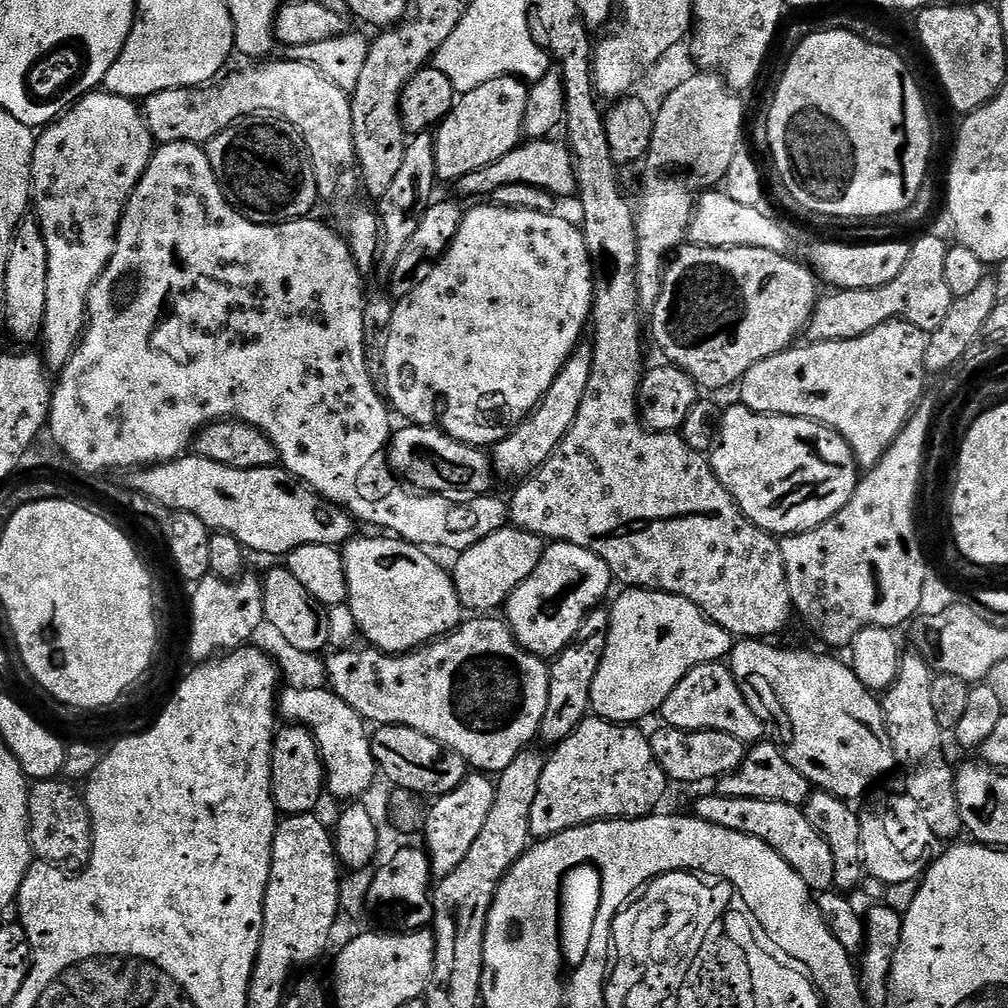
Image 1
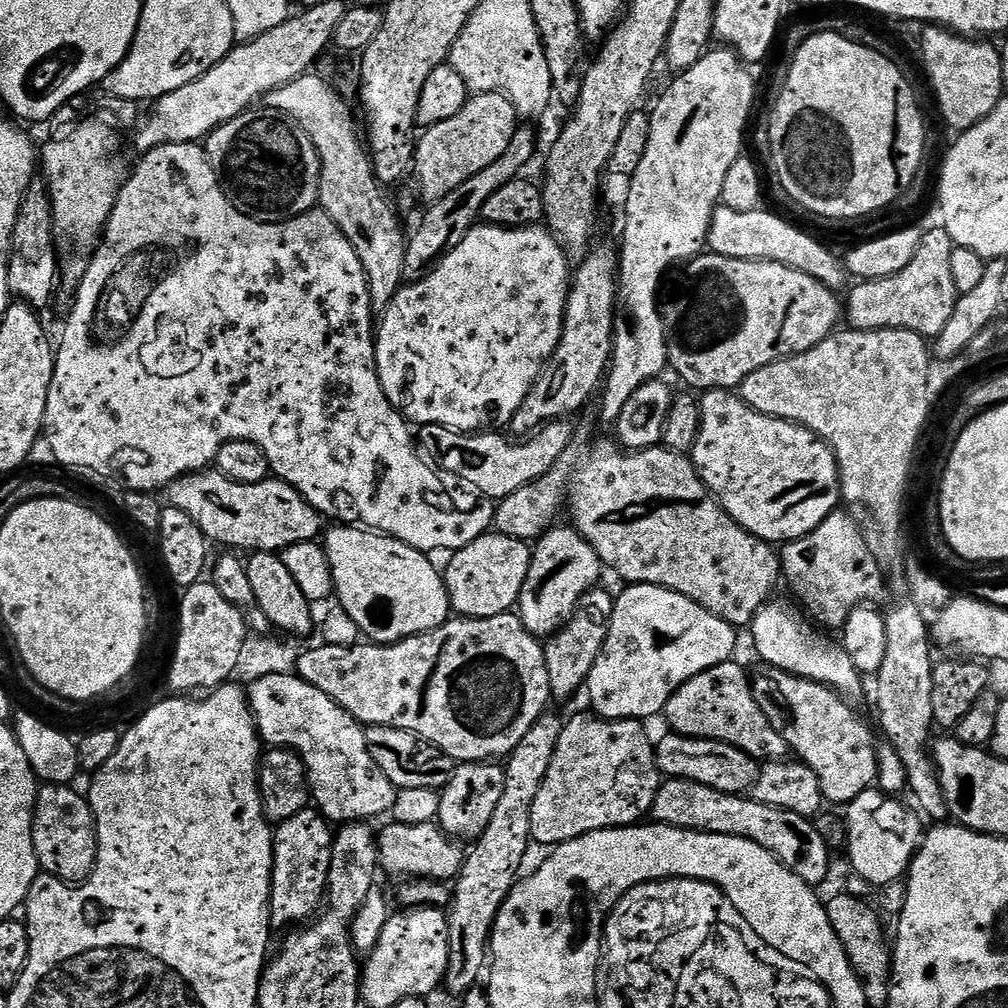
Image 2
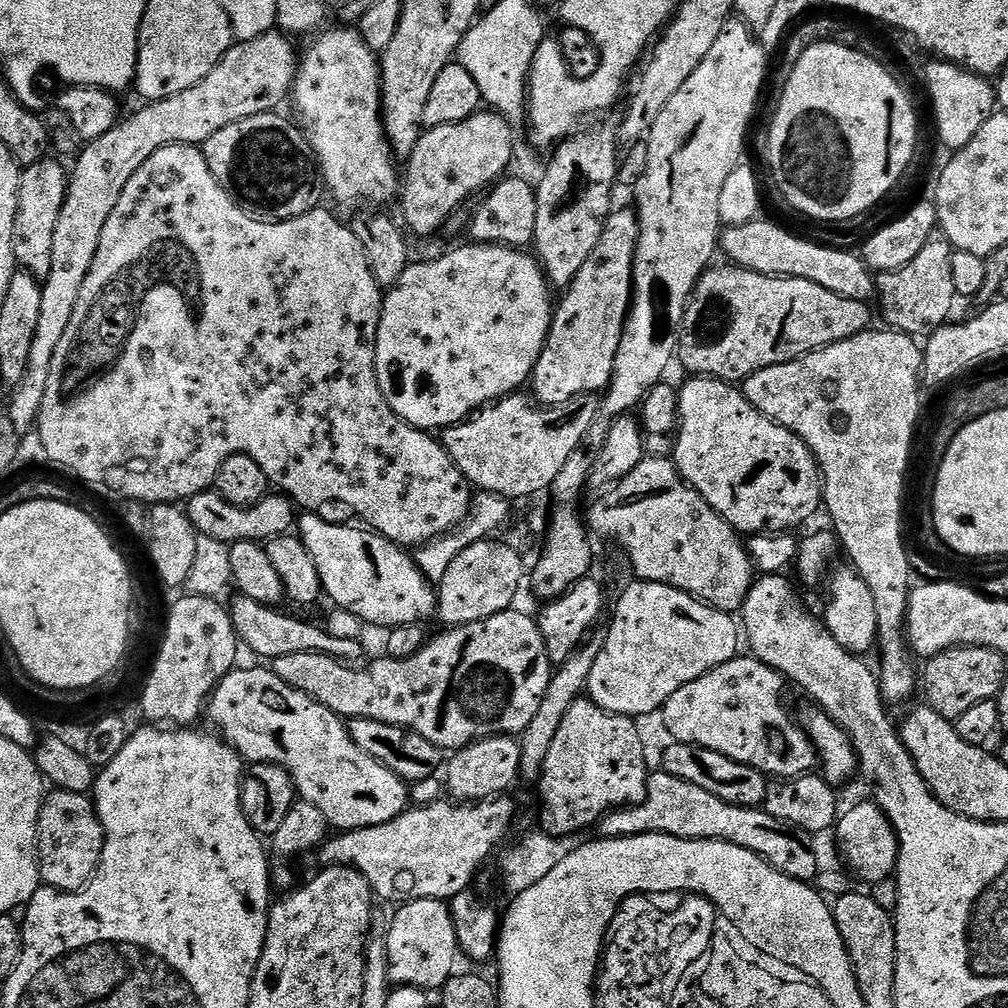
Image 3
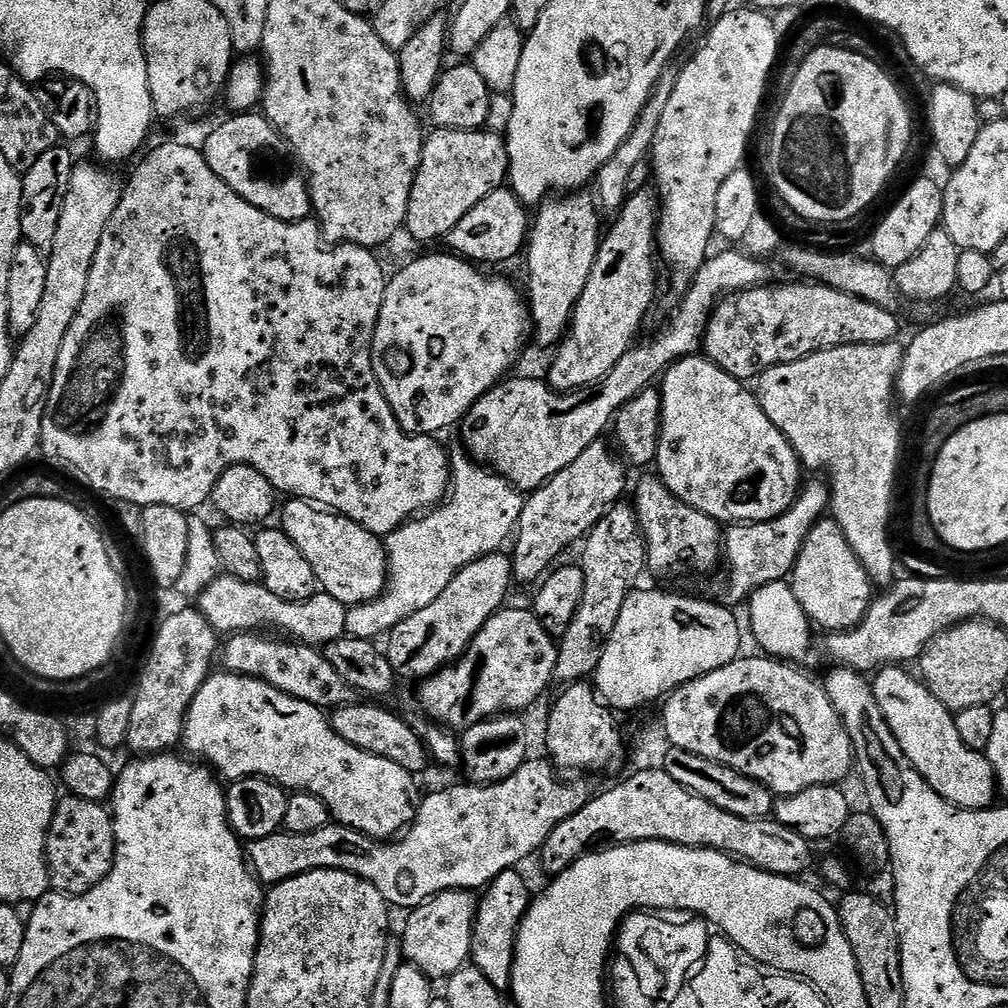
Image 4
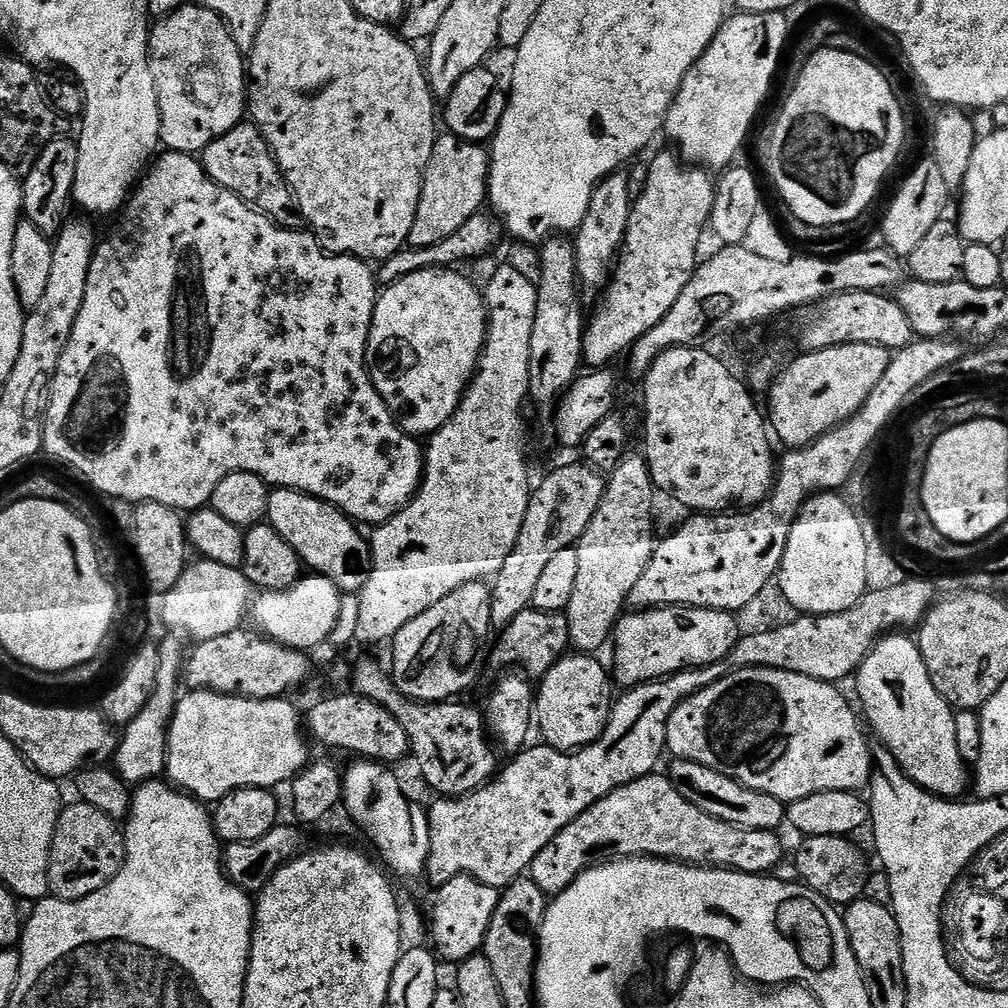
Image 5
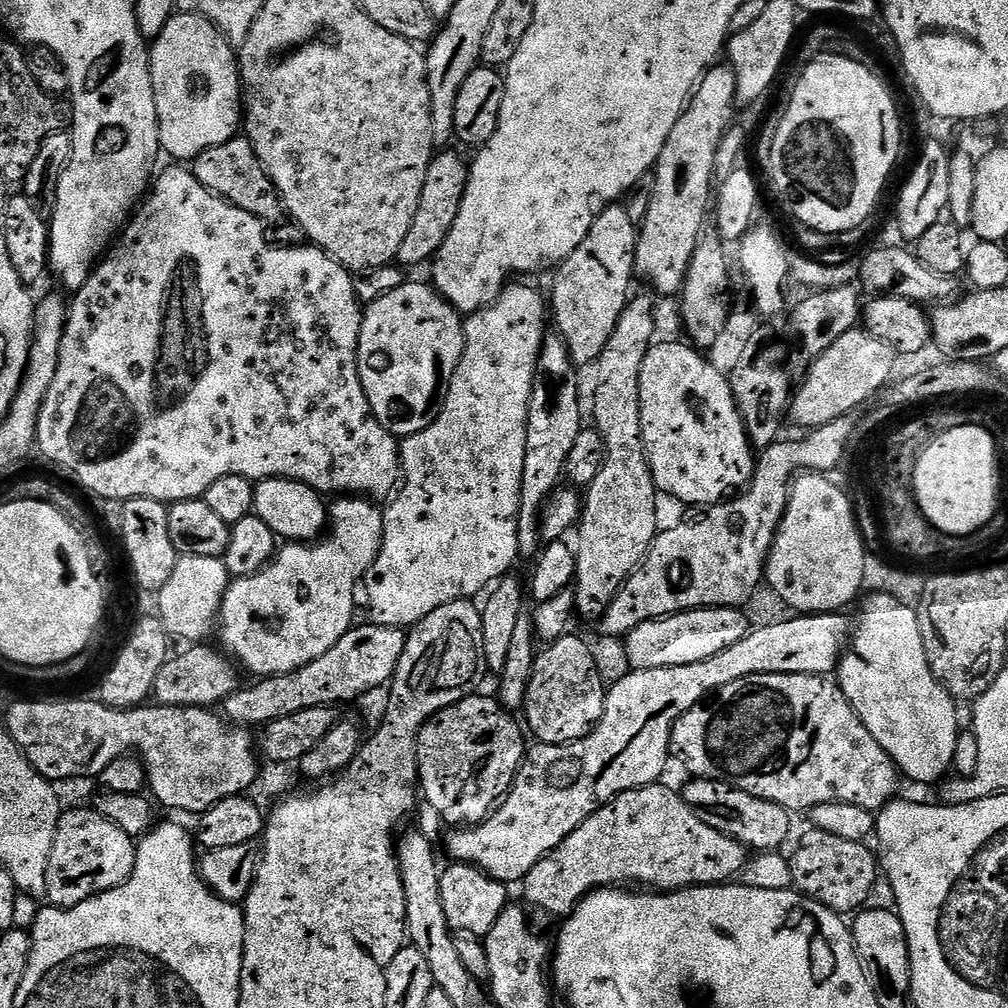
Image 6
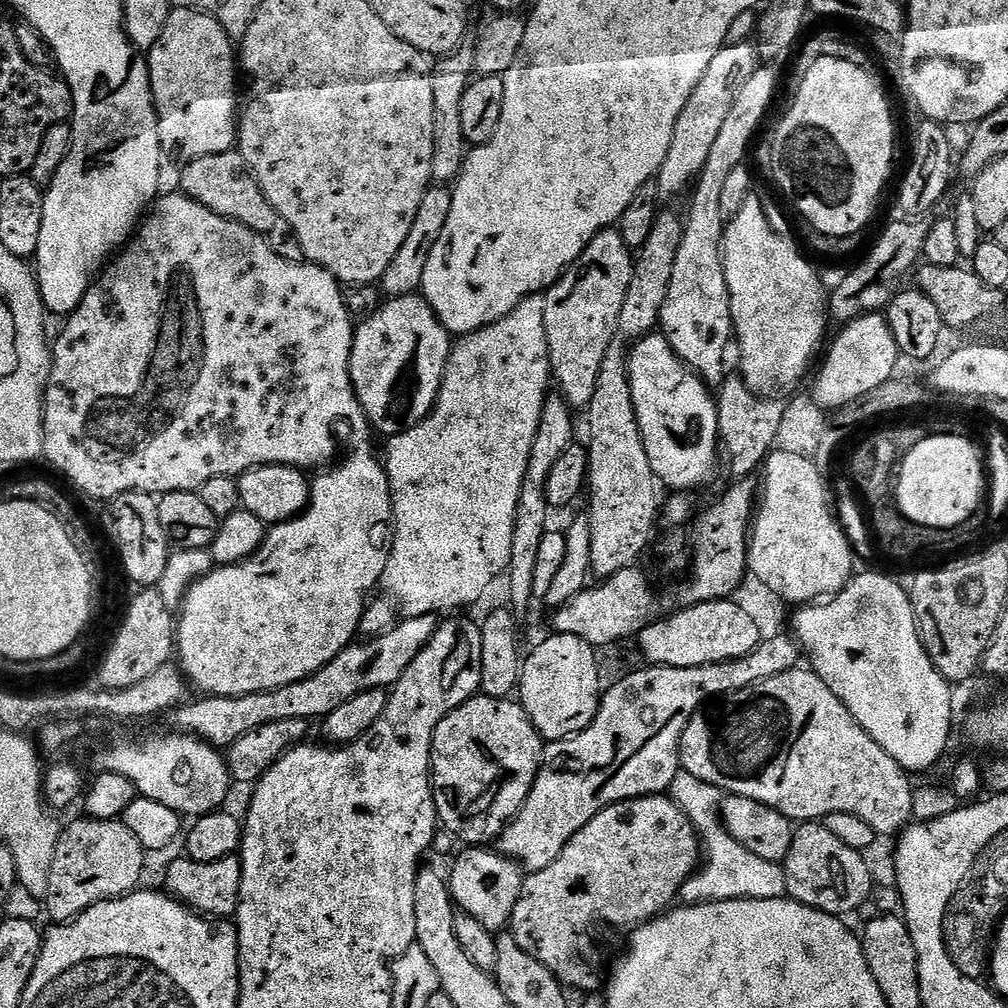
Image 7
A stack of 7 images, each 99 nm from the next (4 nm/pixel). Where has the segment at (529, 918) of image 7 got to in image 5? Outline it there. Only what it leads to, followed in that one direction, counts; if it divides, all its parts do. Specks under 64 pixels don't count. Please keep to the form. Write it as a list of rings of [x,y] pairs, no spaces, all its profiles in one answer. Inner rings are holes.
[[[653,774],[643,776],[594,802],[570,826],[566,826],[549,842],[538,850],[538,858],[534,858],[530,869],[530,877],[548,898],[555,898],[564,892],[578,879],[587,868],[613,858],[629,856],[654,856],[657,860],[674,860],[682,864],[694,864],[705,868],[729,868],[732,872],[745,872],[762,876],[775,873],[785,863],[784,844],[776,832],[739,828],[730,822],[722,822],[722,818],[714,818],[706,814],[706,810],[698,810],[694,802],[686,802],[682,794],[672,785],[667,775]]]

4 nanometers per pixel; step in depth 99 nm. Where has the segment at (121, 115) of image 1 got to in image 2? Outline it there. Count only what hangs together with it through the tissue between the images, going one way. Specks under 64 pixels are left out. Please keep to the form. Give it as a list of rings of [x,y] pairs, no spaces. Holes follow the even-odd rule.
[[[91,118],[91,120],[82,121],[81,124],[73,130],[73,132],[68,132],[65,134],[65,136],[60,136],[57,138],[57,140],[50,141],[49,144],[45,146],[44,152],[42,148],[42,151],[39,153],[39,167],[41,169],[44,167],[42,179],[44,183],[48,185],[48,193],[50,194],[50,198],[52,199],[52,213],[54,214],[54,234],[56,235],[56,251],[60,255],[58,260],[58,276],[62,281],[63,287],[65,284],[65,286],[68,287],[69,290],[75,290],[80,287],[82,278],[84,277],[84,275],[86,274],[86,270],[88,269],[88,264],[92,260],[92,256],[96,252],[97,246],[100,245],[101,239],[104,235],[104,227],[107,226],[110,214],[114,210],[118,194],[124,188],[124,182],[130,175],[130,164],[127,164],[127,162],[124,161],[124,148],[122,145],[120,145],[120,138],[122,138],[122,136],[119,131],[111,129],[110,126],[106,126],[105,122],[102,122],[97,118]]]

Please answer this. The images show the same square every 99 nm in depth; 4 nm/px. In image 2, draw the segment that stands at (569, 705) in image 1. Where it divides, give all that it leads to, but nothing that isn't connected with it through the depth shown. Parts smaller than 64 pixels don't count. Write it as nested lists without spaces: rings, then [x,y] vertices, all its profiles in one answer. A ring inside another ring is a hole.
[[[604,586],[594,587],[582,594],[576,613],[554,635],[543,641],[546,674],[550,674],[553,701],[568,700],[579,692],[581,695],[588,683],[590,670],[594,670],[594,662],[598,662],[598,654],[602,654],[606,634],[610,634],[610,618],[614,614],[615,605],[613,593],[608,593]]]

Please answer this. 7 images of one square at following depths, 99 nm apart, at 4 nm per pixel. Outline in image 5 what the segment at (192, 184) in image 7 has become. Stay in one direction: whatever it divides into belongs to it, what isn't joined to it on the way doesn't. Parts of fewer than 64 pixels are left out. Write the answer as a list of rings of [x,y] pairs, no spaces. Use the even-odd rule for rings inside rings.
[[[241,122],[234,130],[222,134],[222,138],[210,142],[203,150],[202,163],[204,172],[215,184],[230,190],[257,212],[275,220],[281,228],[296,230],[301,227],[302,220],[290,186],[255,124]]]

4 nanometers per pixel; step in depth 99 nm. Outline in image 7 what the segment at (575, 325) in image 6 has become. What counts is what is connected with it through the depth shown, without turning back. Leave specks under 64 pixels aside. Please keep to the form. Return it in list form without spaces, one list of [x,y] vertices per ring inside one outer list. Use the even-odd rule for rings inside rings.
[[[620,231],[600,232],[560,281],[543,293],[548,360],[552,363],[550,376],[555,387],[556,384],[560,387],[557,388],[559,395],[573,410],[587,409],[594,398],[598,372],[616,336],[626,290],[630,290],[633,263],[633,249],[628,248]]]

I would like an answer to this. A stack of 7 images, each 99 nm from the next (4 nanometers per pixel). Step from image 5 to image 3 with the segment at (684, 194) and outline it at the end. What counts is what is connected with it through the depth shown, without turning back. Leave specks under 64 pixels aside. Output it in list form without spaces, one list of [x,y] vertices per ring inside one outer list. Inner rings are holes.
[[[617,207],[606,218],[606,226],[602,230],[602,238],[598,242],[598,246],[594,246],[594,254],[590,254],[590,258],[586,258],[582,268],[578,270],[578,274],[570,282],[570,286],[563,289],[561,298],[555,305],[552,314],[552,325],[548,331],[546,338],[546,346],[542,350],[542,354],[538,358],[538,362],[532,371],[532,378],[530,381],[530,392],[537,404],[543,406],[546,404],[565,404],[570,402],[570,398],[578,398],[579,396],[587,396],[589,394],[603,393],[604,389],[608,387],[612,371],[614,370],[614,358],[618,354],[618,342],[622,342],[622,334],[624,333],[624,323],[628,317],[628,311],[632,305],[632,275],[634,274],[634,254],[636,253],[636,243],[638,242],[638,234],[640,233],[640,223],[636,217],[635,211],[631,207],[620,208]]]

